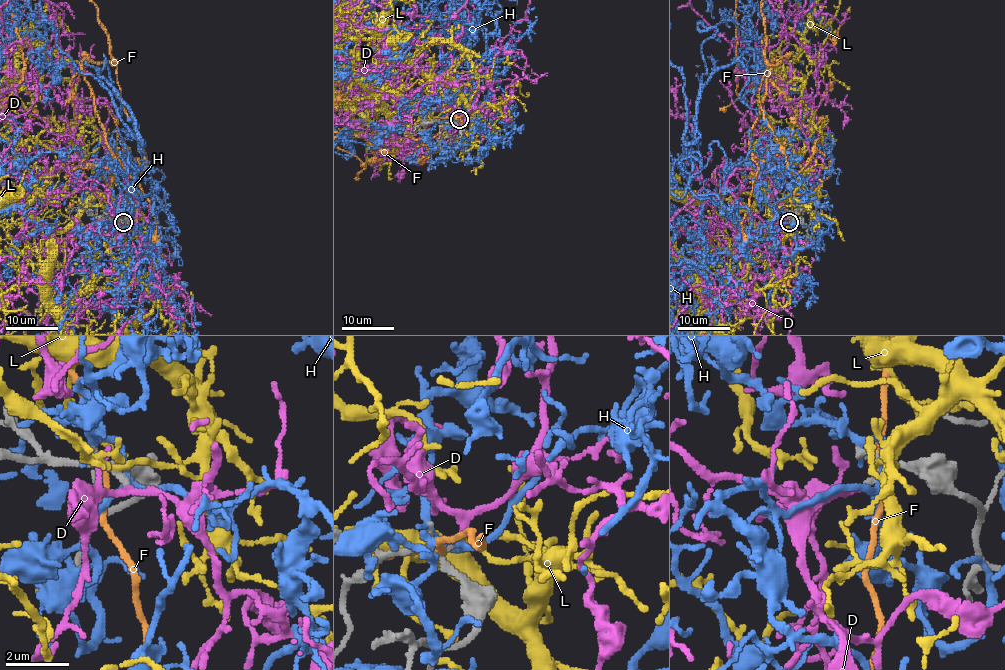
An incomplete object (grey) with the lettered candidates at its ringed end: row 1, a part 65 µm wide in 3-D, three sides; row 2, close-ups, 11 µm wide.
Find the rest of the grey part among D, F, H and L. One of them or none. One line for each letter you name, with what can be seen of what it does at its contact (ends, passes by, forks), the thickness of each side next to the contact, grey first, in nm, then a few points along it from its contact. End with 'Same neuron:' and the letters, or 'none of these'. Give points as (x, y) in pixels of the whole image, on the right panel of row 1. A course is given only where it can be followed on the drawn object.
D: it passes by; calibres 140 and 180 nm
Same neuron: D

